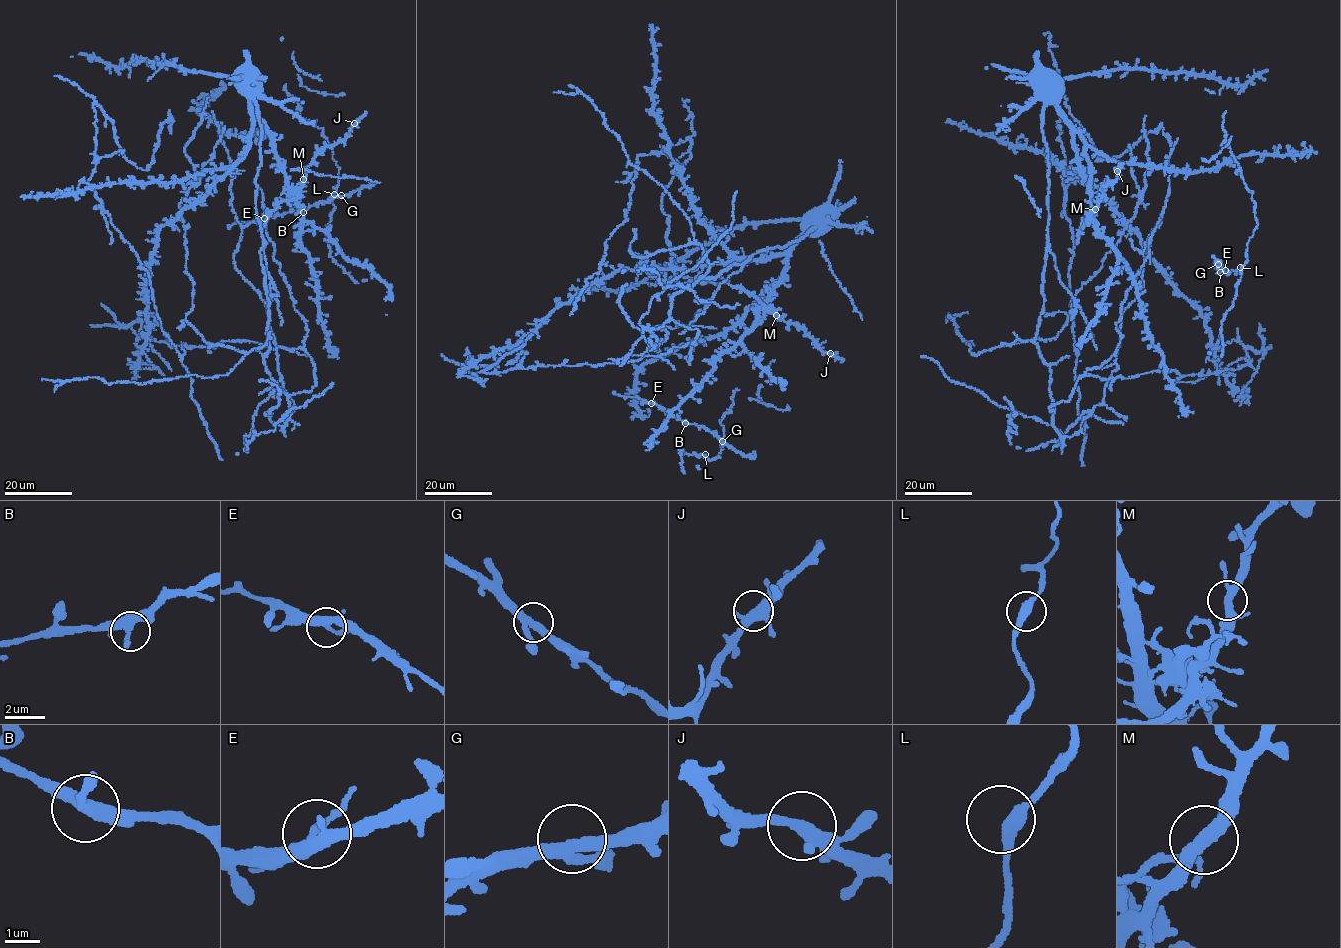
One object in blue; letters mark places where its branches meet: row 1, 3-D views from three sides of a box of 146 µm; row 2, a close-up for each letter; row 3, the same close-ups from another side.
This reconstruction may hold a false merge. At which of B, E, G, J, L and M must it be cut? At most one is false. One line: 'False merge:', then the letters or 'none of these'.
False merge: M

